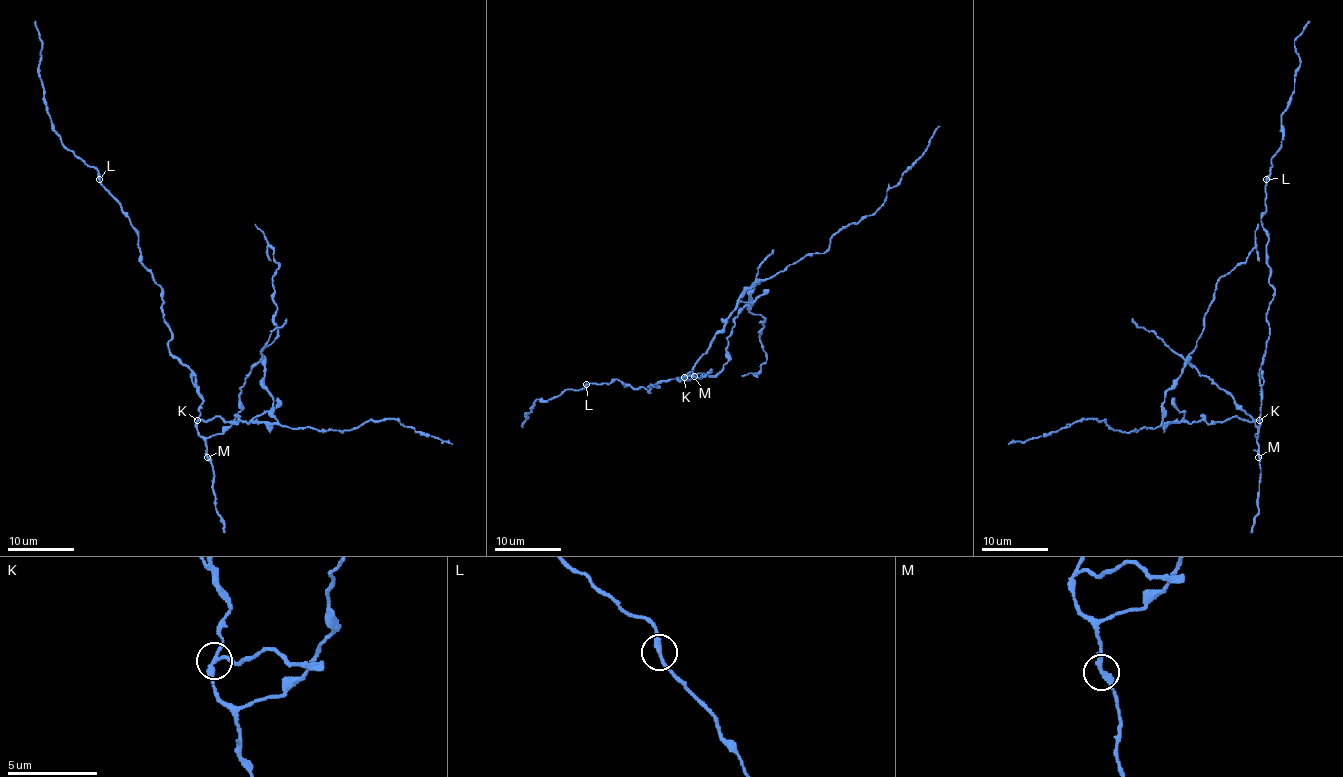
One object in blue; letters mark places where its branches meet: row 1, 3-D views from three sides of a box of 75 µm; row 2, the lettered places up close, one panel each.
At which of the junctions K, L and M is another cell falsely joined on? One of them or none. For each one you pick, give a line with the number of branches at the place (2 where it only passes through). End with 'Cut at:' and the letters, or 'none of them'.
K: 3
Cut at: K

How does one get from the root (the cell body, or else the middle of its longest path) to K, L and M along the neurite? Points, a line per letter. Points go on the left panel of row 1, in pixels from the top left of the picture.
K: (193, 375), (197, 393), (202, 400), (197, 420)
L: (193, 375), (170, 351), (171, 330), (163, 318), (161, 288), (141, 261), (138, 234), (130, 218), (100, 179)
M: (193, 375), (197, 393), (202, 400), (197, 433), (205, 442), (207, 457)

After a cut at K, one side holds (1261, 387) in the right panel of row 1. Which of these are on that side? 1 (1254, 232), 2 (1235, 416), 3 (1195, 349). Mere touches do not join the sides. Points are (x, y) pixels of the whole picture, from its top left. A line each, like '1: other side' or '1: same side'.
1: other side
2: other side
3: other side

